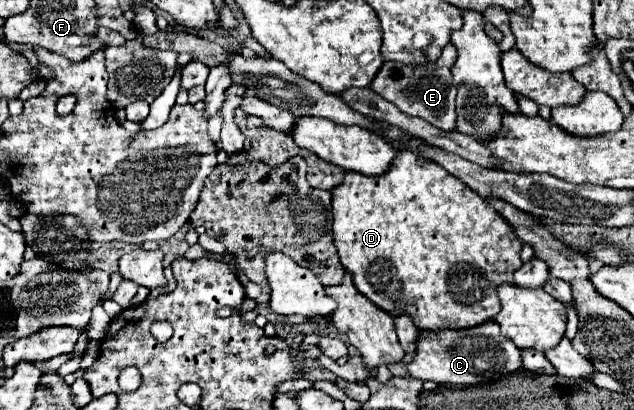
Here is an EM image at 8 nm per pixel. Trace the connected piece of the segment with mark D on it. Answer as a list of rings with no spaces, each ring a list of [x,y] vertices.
[[[408,150],[398,152],[390,170],[386,174],[382,174],[380,178],[364,176],[358,172],[346,172],[342,184],[332,190],[332,212],[334,212],[334,244],[338,248],[344,270],[348,274],[352,274],[352,282],[354,282],[356,290],[360,294],[364,294],[368,300],[372,300],[380,310],[384,310],[392,316],[408,314],[412,318],[414,326],[420,328],[420,332],[424,332],[424,330],[436,332],[436,330],[444,330],[444,328],[460,330],[460,328],[478,326],[480,322],[494,320],[496,314],[500,312],[500,300],[498,300],[496,288],[500,284],[508,284],[508,274],[514,274],[522,266],[522,260],[520,260],[522,242],[516,238],[516,234],[512,232],[508,222],[500,214],[496,214],[496,210],[488,208],[484,198],[480,198],[474,190],[464,186],[464,182],[460,182],[458,178],[452,178],[452,174],[448,174],[448,170],[444,170],[440,164],[418,158],[414,152],[408,152]]]

